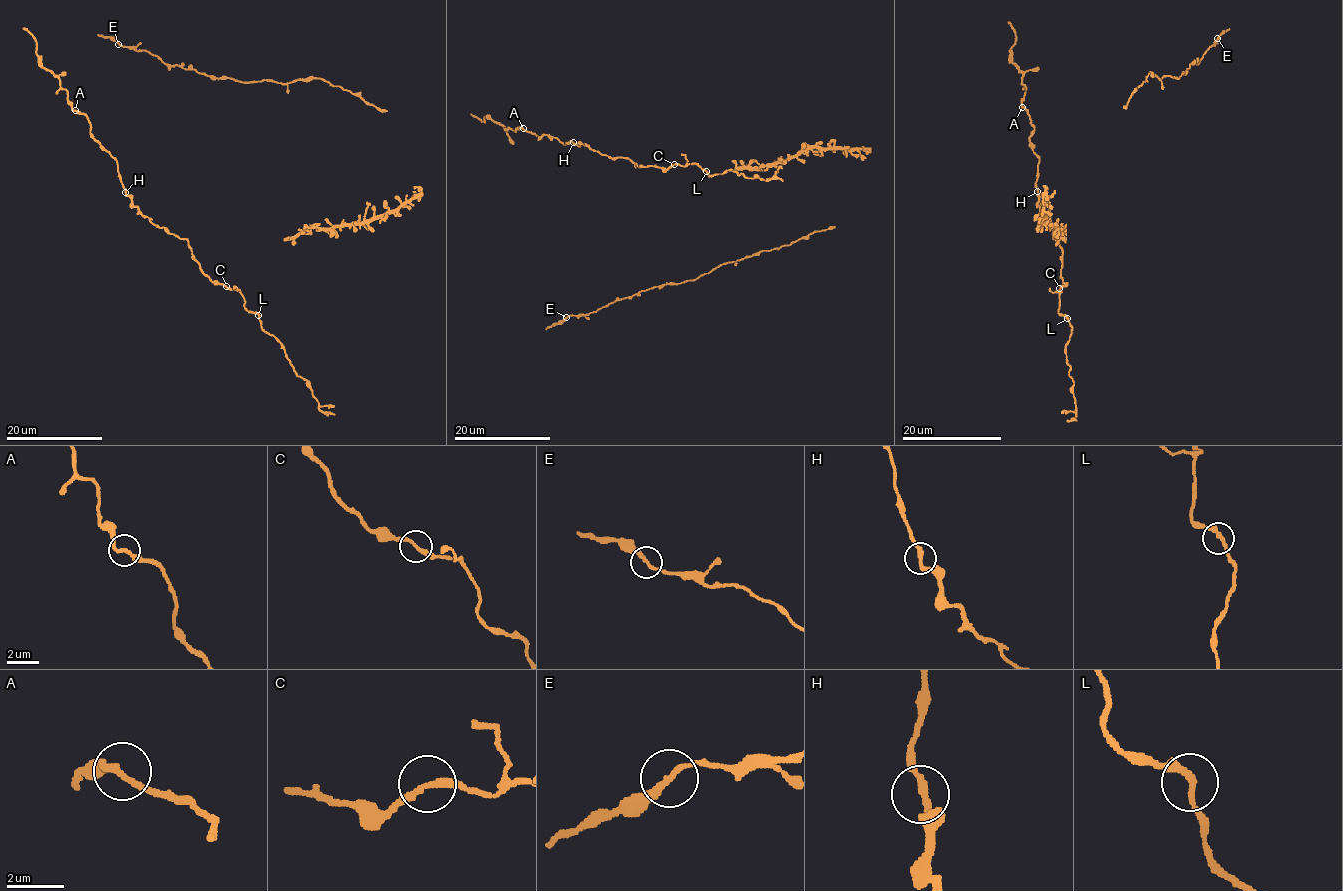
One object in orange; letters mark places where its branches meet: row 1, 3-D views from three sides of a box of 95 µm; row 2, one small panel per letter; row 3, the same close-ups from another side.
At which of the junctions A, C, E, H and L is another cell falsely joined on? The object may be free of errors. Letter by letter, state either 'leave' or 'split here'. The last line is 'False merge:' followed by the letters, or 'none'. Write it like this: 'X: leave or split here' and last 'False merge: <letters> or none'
A: split here
C: leave
E: leave
H: leave
L: leave
False merge: A

